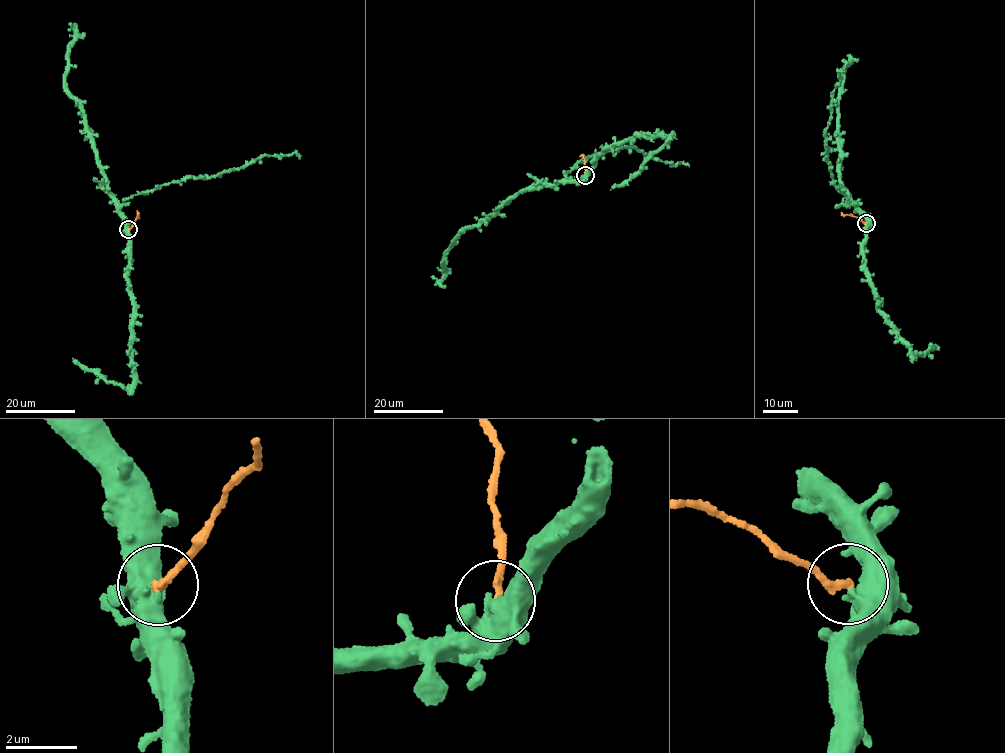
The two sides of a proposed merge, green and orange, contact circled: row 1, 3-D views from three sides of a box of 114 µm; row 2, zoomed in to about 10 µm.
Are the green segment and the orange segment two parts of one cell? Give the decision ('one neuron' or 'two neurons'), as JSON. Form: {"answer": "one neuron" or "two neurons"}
{"answer": "two neurons"}

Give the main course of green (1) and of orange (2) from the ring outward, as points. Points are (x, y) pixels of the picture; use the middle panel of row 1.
1: (585, 175), (579, 181), (522, 192), (493, 216), (460, 234), (444, 253), (442, 278), (431, 277)
2: (585, 175), (584, 157), (580, 155)

